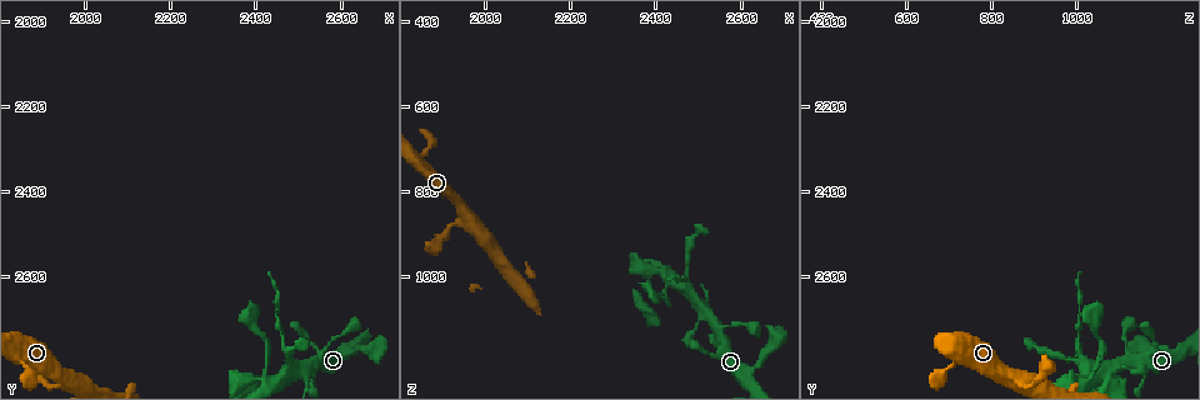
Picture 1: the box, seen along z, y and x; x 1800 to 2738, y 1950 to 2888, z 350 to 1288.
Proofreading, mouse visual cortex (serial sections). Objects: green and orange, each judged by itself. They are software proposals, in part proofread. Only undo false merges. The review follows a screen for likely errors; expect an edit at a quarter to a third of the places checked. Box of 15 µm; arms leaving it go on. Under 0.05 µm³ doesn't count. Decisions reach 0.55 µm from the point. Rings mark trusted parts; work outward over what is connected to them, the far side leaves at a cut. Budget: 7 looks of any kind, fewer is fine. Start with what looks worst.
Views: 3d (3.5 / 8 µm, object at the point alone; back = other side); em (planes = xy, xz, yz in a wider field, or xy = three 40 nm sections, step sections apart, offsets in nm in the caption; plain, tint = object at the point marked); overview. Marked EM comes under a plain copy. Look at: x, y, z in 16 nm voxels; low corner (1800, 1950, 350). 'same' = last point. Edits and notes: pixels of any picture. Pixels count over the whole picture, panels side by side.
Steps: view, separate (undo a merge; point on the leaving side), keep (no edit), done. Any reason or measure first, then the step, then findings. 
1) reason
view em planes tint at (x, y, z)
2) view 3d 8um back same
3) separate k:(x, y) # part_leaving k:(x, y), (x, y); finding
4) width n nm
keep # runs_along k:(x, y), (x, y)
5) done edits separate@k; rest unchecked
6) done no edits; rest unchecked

view 3d 8um at (2550, 2795, 1125)

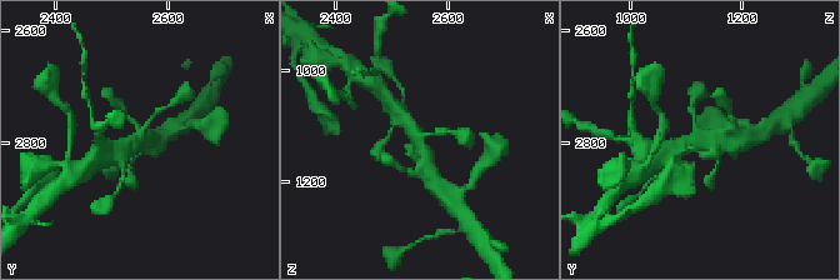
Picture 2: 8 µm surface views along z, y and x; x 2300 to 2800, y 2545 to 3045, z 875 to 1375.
zoom in
view 3d 3.5um at (2555, 2795, 1130)

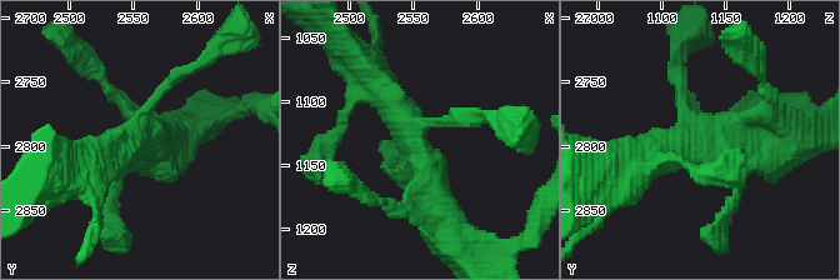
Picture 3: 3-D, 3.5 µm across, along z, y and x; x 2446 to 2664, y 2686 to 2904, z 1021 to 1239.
arms 4; arm_widths 150, 150, 400, 450 nm
view em xy step 5 tint at (2552, 2796, 1132)

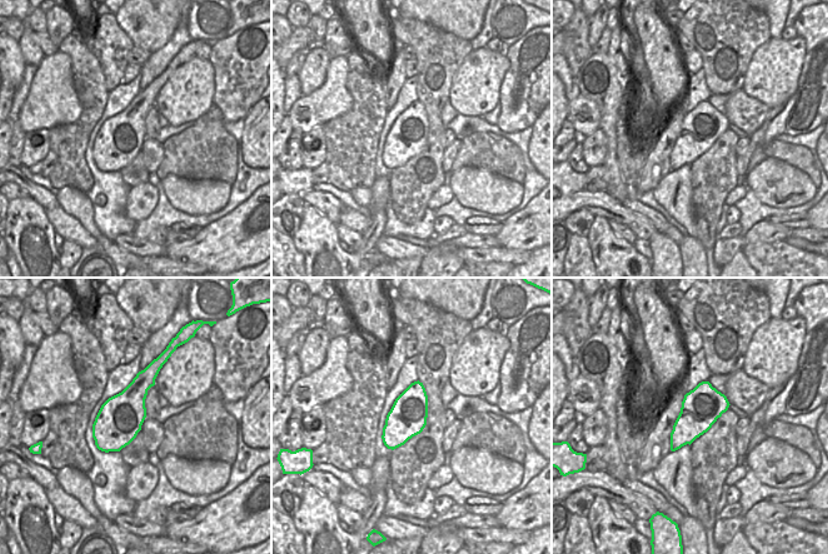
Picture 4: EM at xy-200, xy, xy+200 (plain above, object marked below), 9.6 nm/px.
keep # runs_along 3:(441, 218), (434, 176), (373, 80); continuous, no second cell

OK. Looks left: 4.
branch point
view 3d 3.5um at (2475, 2790, 1015)

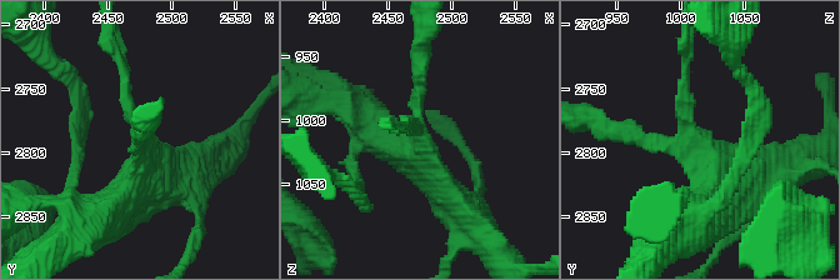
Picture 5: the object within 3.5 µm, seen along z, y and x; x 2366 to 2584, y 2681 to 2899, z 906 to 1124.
arms 3; arm_widths 100, 200, 450 nm; now the EM
view em planes tint at (2472, 2784, 1008)

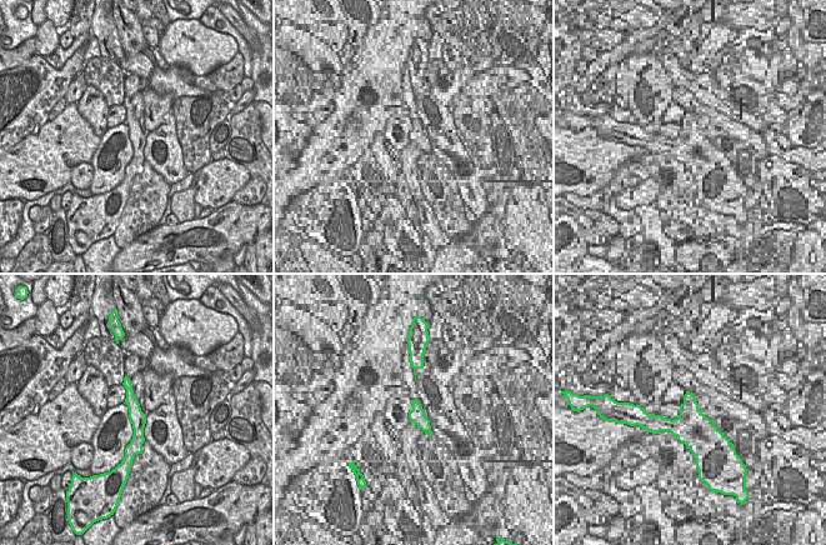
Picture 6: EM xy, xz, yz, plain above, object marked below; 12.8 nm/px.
separate 5:(124, 79) # part_leaving 5:(130, 115), (110, 34); two cells meet here

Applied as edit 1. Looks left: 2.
view 3d 3.5um at (1870, 2815, 690)

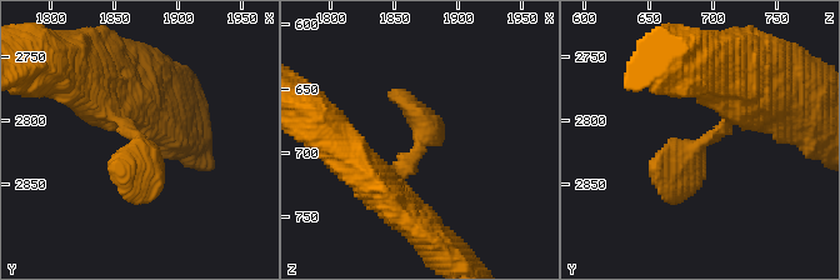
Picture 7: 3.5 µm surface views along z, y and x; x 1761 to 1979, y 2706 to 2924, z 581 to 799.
now the EM
view em xy step 1 tint at (1870, 2818, 692)

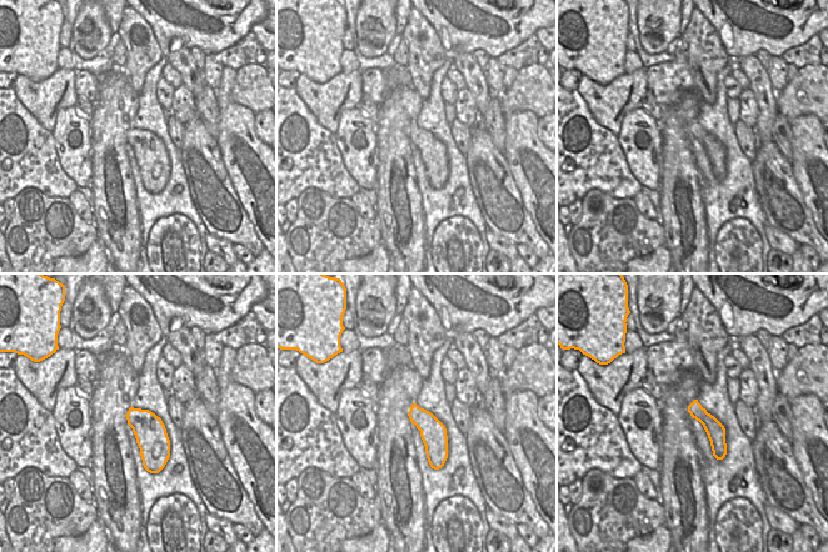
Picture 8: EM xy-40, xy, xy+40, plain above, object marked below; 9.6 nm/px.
width 260 nm
keep # runs_along 7:(759, 101), (656, 179); all the same cell

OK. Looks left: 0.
done edits separate@5; rest unchecked

